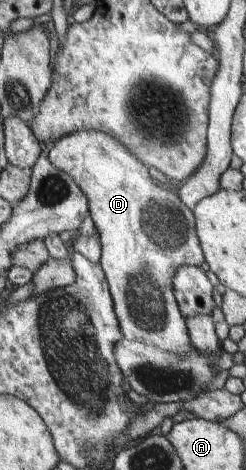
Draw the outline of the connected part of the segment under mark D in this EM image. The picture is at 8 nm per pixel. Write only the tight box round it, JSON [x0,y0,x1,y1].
[50,131,205,357]

